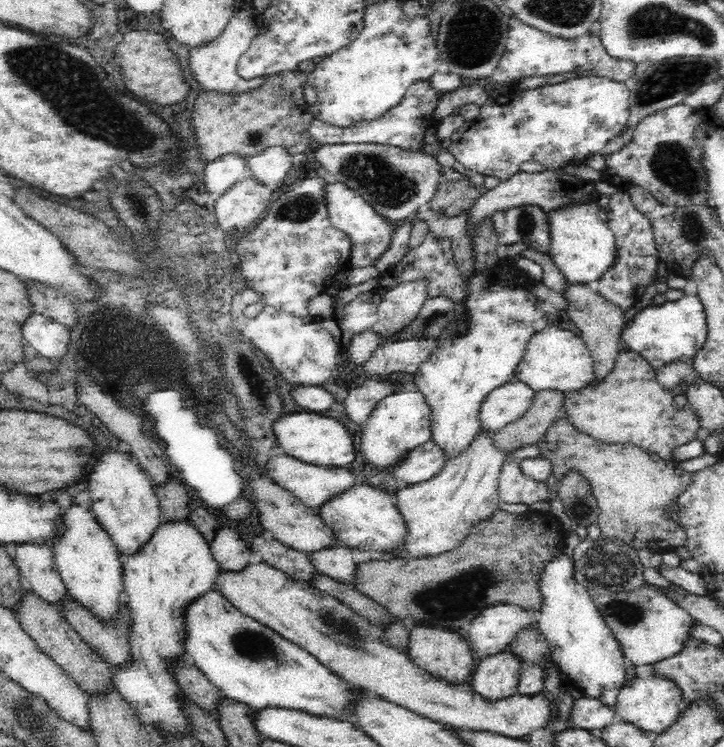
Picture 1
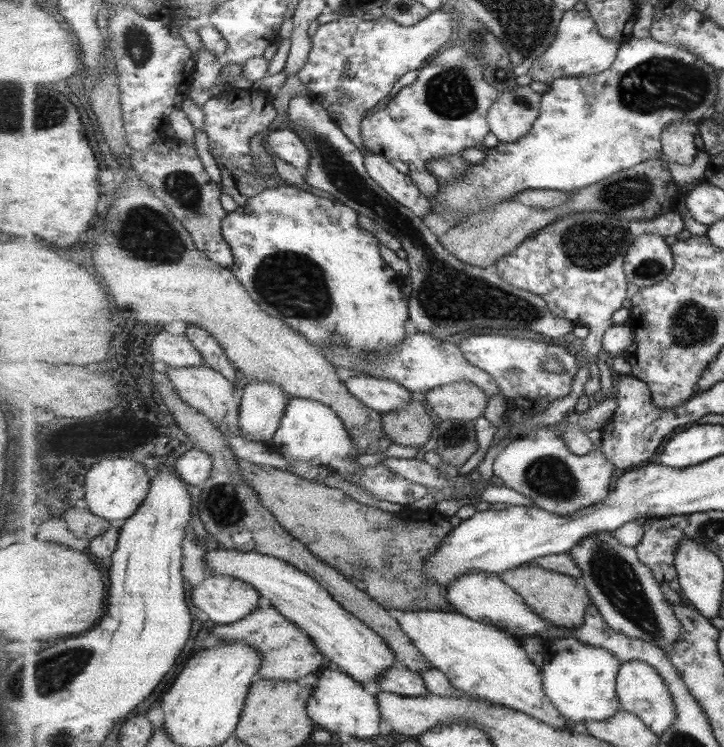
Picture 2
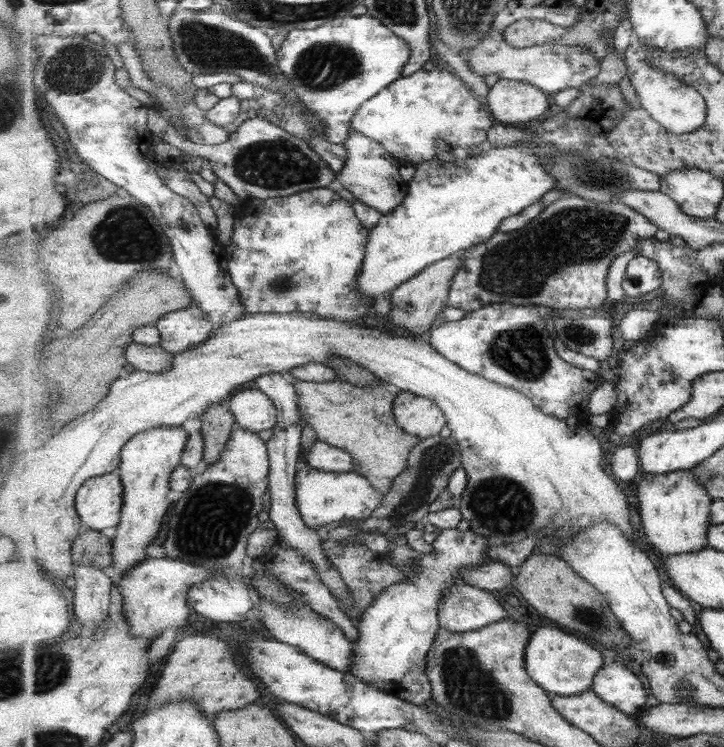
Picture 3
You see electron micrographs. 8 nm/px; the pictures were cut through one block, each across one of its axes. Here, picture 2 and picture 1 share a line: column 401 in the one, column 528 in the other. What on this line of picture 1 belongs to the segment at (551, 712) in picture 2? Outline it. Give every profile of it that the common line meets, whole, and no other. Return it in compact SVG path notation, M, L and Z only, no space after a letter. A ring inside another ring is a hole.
M497 604L480 611L470 623L468 644L471 651L484 658L507 650L516 632L533 624L528 611L515 604Z

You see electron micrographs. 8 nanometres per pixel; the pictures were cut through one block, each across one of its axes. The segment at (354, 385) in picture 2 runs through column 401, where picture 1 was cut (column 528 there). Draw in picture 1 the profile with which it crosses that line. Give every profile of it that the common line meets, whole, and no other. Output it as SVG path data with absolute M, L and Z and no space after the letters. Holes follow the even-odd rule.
M510 380L495 388L481 404L481 428L500 430L509 422L524 416L537 392L520 380Z

